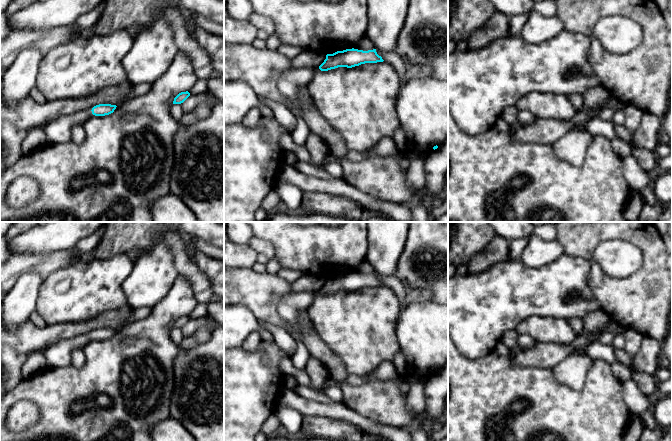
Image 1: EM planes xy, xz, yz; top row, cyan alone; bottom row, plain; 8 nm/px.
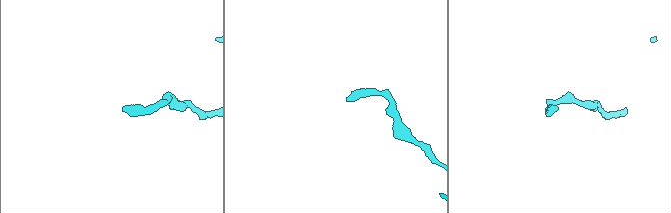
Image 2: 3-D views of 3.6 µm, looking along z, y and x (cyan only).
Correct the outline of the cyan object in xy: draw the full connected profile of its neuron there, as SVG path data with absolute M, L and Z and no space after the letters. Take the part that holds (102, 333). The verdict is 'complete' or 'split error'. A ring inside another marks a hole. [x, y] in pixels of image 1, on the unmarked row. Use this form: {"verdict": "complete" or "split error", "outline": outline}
{"verdict": "split error", "outline": "M99 328L91 334L82 334L71 339L61 340L44 351L48 368L60 368L71 365L72 351L82 348L93 338L95 340L105 340L114 336L116 329Z"}

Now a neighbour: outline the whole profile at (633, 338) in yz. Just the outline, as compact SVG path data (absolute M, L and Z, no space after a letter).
M626 329L623 335L625 338L624 350L634 357L639 350L643 335L634 329Z

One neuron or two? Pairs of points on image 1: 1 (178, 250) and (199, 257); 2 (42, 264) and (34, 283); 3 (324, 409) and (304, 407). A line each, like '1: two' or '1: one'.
1: two
2: two
3: one

